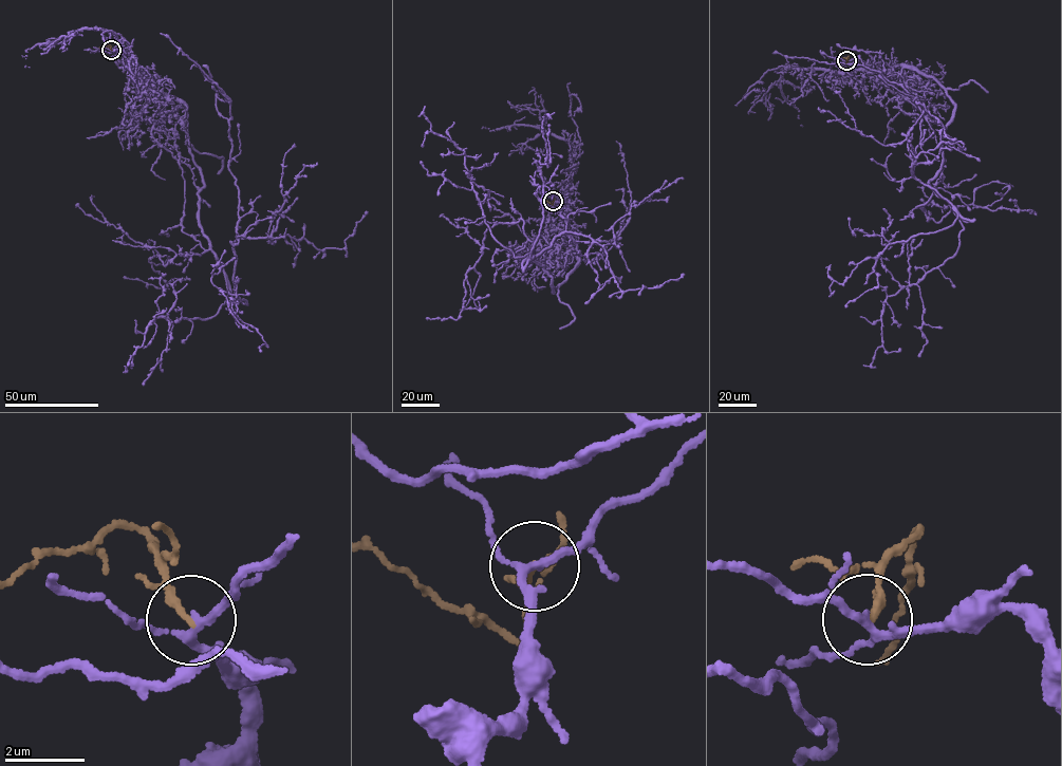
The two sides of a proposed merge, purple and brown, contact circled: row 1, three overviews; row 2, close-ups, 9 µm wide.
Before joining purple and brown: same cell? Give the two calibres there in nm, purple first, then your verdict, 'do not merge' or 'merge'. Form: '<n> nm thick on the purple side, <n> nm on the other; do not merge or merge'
160 nm thick on the purple side, 180 nm on the other; do not merge

